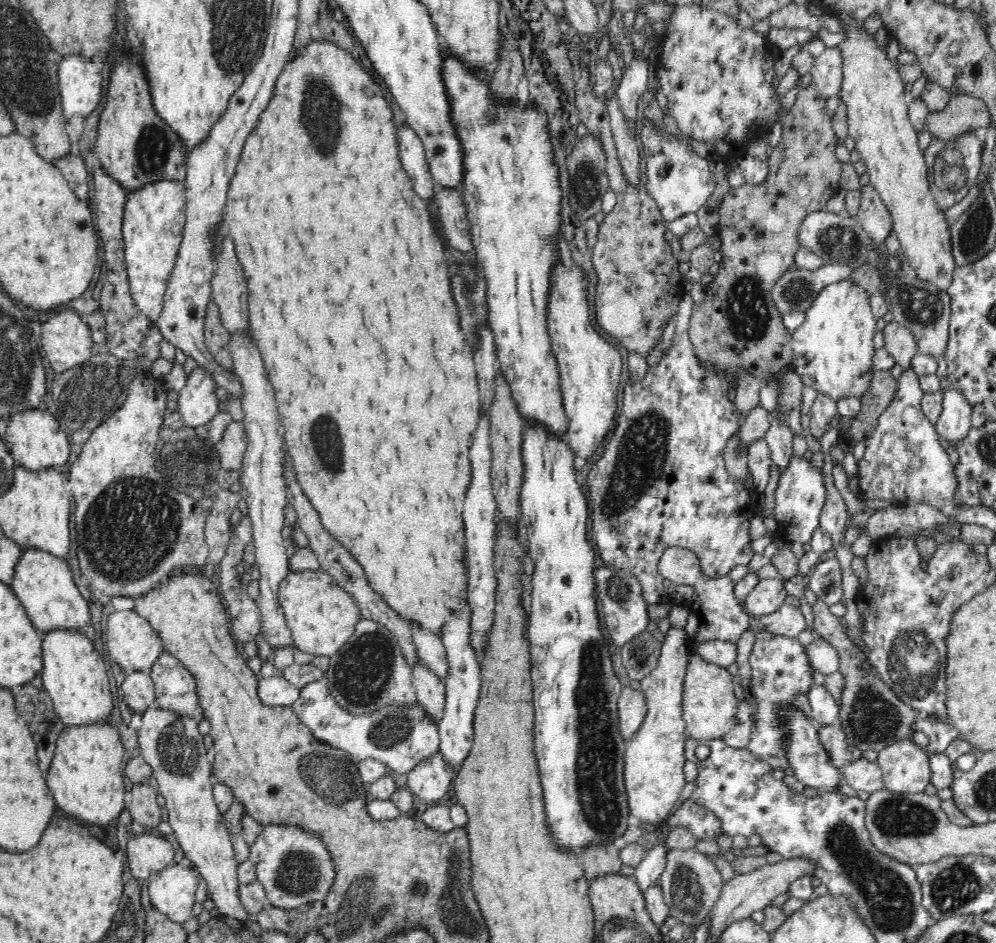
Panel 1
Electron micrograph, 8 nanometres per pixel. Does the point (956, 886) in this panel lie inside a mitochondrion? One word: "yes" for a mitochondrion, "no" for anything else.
yes

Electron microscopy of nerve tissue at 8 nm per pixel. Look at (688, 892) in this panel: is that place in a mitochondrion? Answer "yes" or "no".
yes

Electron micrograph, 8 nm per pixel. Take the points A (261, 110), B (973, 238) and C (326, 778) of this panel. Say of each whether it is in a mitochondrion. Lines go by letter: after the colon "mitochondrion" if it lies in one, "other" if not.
A: other
B: mitochondrion
C: mitochondrion

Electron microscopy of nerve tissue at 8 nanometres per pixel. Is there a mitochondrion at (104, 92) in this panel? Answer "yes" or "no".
no

